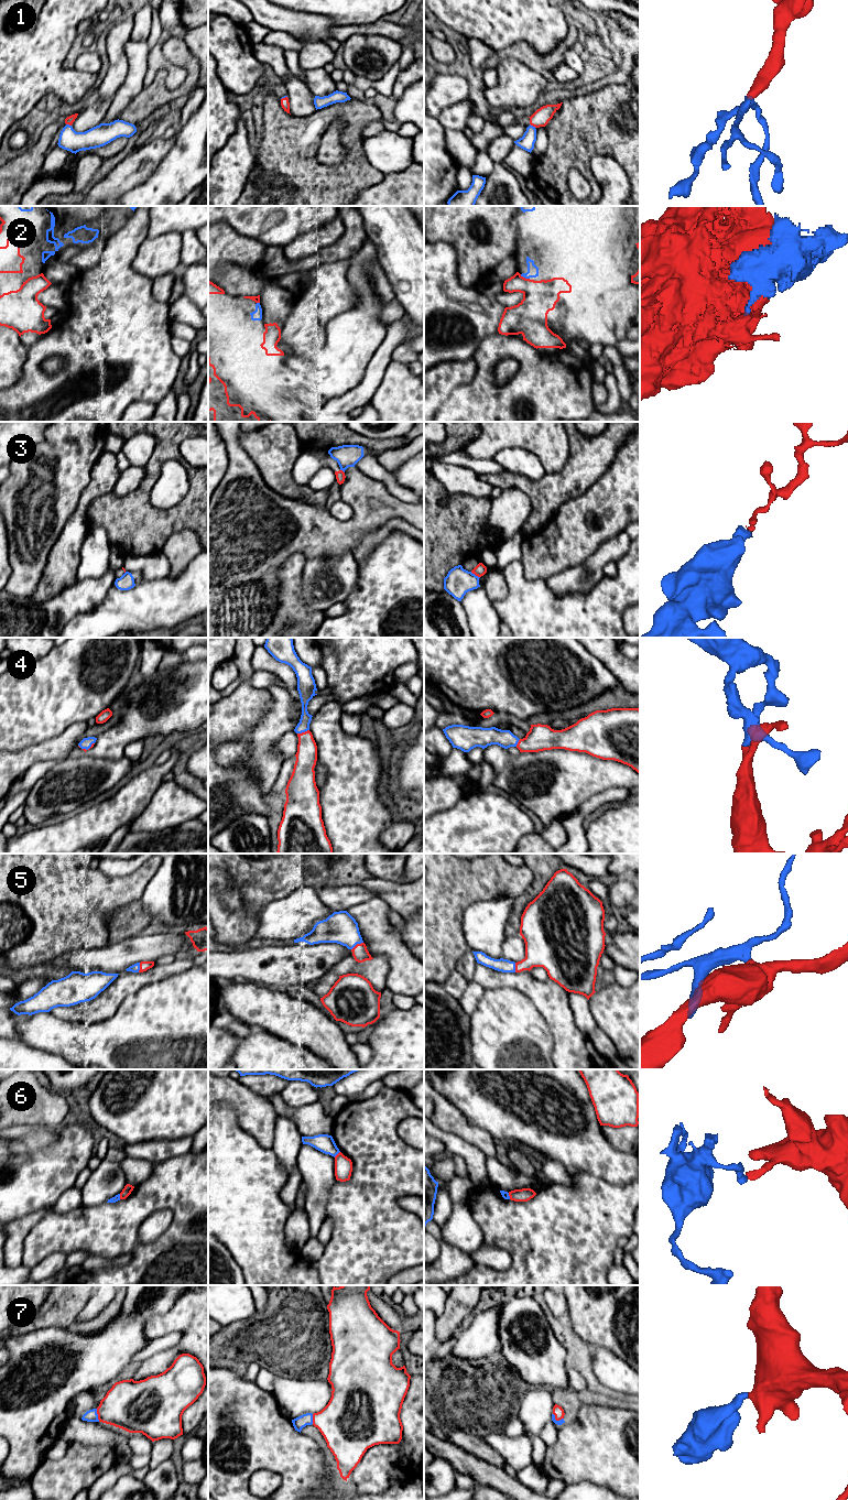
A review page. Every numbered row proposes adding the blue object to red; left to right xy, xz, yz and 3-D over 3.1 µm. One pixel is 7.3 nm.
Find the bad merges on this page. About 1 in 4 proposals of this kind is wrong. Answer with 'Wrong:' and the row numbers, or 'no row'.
Wrong: 3, 6

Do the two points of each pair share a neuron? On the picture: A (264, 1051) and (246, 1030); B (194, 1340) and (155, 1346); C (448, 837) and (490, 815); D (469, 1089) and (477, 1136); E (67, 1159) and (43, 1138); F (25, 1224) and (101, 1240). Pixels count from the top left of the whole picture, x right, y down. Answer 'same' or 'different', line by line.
A: different
B: different
C: same
D: different
E: different
F: different

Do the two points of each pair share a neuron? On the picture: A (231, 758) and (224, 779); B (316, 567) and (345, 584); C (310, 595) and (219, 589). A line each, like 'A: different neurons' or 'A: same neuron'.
A: different neurons
B: same neuron
C: different neurons

